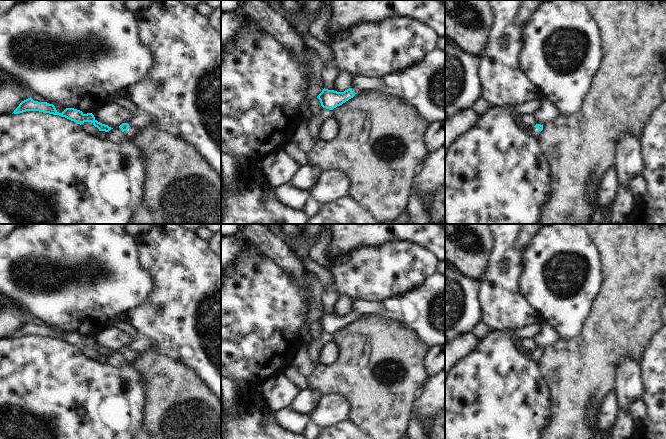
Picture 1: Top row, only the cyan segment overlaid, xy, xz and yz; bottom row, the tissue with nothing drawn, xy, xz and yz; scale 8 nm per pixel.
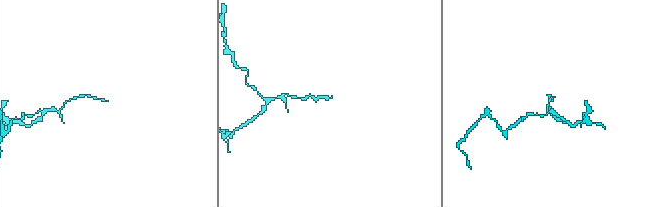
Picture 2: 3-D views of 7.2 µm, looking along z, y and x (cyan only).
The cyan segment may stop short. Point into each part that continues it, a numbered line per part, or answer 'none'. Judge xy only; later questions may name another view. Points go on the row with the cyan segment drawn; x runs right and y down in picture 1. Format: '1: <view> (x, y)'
1: xy (131, 132)

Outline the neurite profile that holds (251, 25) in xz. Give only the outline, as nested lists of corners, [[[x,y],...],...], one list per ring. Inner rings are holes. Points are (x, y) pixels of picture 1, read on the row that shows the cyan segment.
[[[245,14],[244,17],[244,21],[246,22],[245,24],[245,28],[249,31],[255,31],[255,32],[261,32],[262,34],[264,34],[265,32],[263,32],[261,30],[261,28],[258,26],[257,22],[250,18],[248,15]]]

